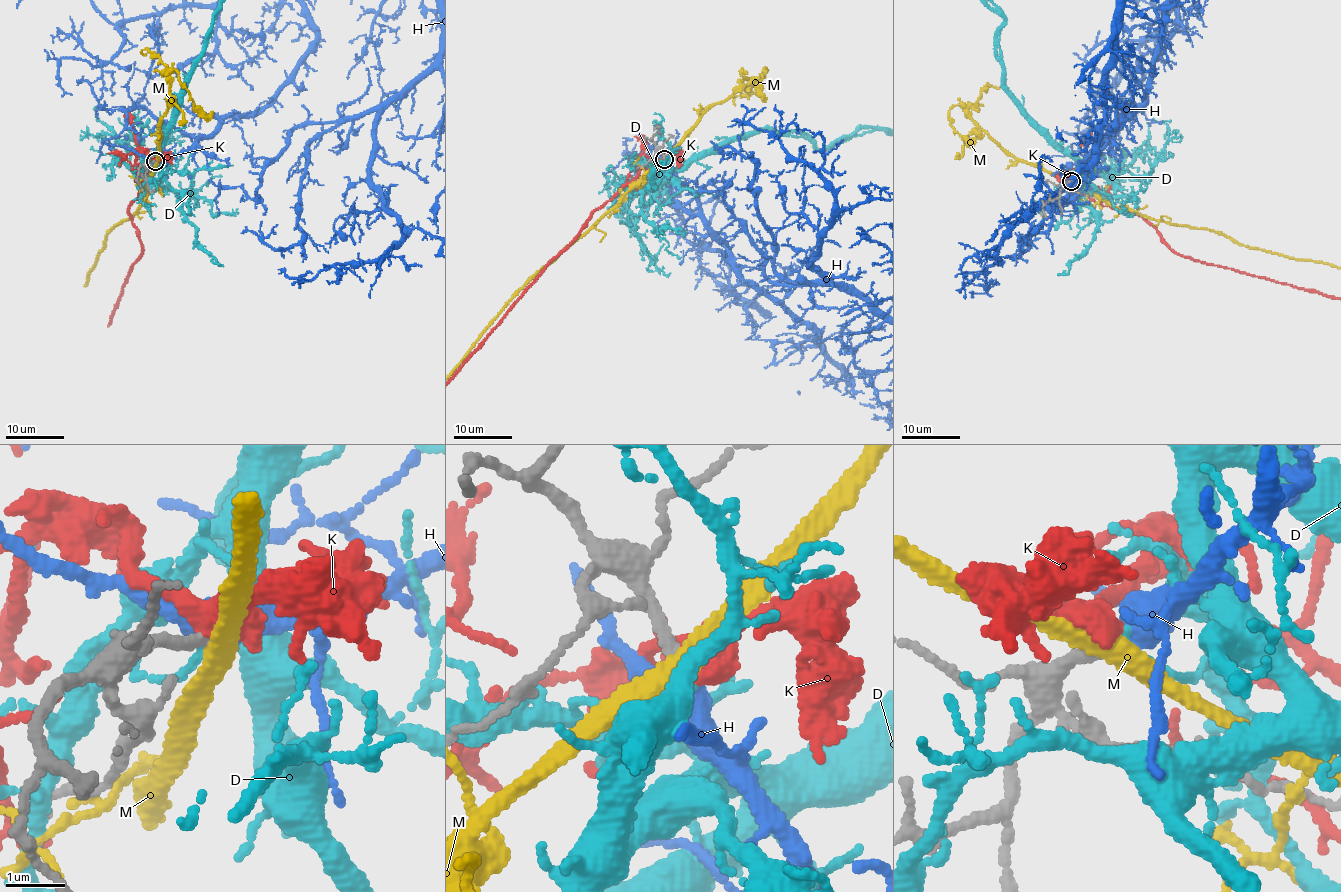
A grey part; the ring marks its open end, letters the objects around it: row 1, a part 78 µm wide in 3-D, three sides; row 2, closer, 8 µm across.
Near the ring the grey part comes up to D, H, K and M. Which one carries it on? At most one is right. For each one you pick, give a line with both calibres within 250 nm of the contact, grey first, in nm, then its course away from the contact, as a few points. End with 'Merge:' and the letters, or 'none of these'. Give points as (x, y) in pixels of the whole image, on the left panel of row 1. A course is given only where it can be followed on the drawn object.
H: 200/500 nm
Merge: H

